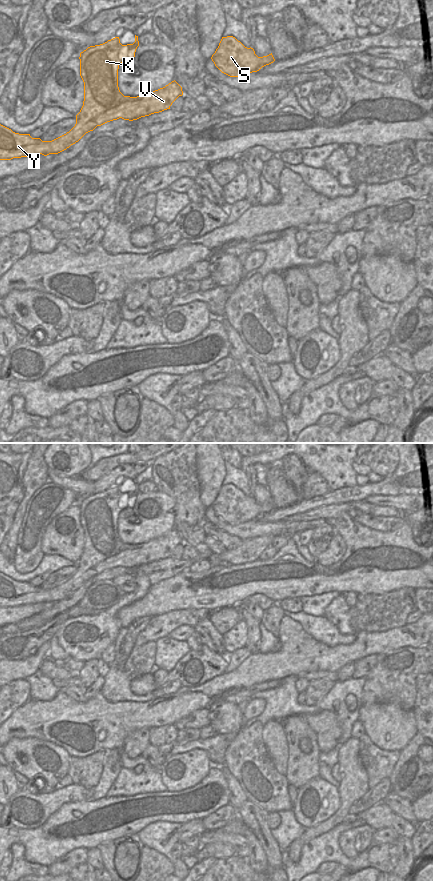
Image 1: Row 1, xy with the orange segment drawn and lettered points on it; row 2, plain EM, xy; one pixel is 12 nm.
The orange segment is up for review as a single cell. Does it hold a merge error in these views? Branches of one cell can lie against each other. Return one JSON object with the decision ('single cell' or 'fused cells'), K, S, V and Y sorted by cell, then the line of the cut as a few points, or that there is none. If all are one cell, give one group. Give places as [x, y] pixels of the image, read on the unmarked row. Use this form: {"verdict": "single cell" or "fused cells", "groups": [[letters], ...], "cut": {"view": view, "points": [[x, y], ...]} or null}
{"verdict": "single cell", "groups": [["K", "S", "V", "Y"]], "cut": null}

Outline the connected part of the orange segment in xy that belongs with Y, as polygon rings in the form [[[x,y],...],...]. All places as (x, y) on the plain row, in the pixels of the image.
[[[135,483],[133,492],[122,493],[119,485],[107,490],[90,494],[80,501],[80,524],[84,530],[84,549],[80,560],[76,563],[75,574],[66,582],[52,588],[42,589],[32,586],[30,582],[19,582],[0,572],[0,608],[11,608],[27,604],[47,604],[58,602],[78,590],[86,581],[93,579],[97,574],[122,566],[137,568],[170,557],[172,551],[183,543],[182,535],[174,528],[168,533],[149,542],[130,545],[124,544],[118,535],[118,517],[123,509],[132,508],[139,494],[138,484]]]

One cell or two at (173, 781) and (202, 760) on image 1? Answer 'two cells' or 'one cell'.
one cell

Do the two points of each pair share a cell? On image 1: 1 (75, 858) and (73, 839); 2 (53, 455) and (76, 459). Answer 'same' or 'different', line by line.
1: different
2: same

